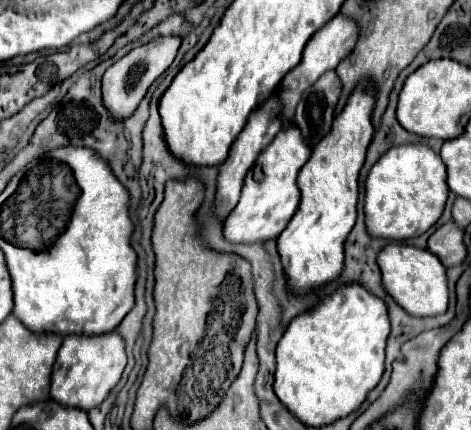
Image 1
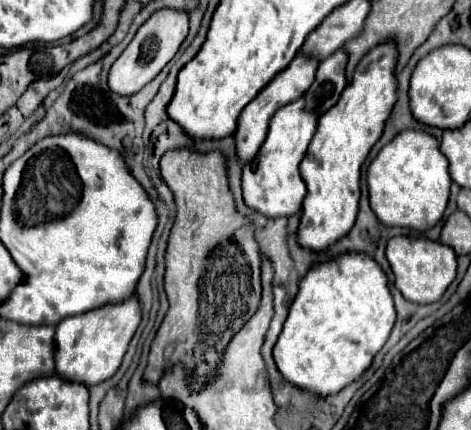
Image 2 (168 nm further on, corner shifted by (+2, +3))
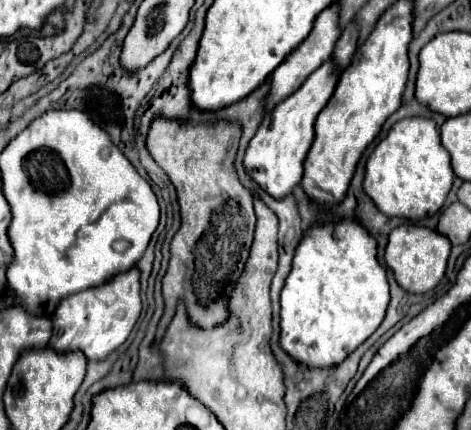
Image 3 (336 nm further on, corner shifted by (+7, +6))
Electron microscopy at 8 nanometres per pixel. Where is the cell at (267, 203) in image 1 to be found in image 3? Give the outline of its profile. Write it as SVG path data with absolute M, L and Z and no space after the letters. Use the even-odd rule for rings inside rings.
M332 58L326 60L314 74L306 78L306 82L294 94L284 98L264 116L256 136L250 140L244 166L248 174L256 180L256 184L264 188L270 196L282 198L284 194L290 194L296 184L300 184L304 176L304 158L314 142L316 116L332 96L338 78L340 76L332 74Z

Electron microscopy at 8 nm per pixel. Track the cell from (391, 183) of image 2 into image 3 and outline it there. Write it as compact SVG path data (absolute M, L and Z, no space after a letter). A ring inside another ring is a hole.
M406 118L396 122L388 136L374 148L366 162L364 190L388 216L420 220L436 214L454 182L450 154L440 142L436 122L430 118Z

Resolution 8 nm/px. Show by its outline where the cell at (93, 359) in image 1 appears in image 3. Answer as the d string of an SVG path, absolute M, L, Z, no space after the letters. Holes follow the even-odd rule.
M134 266L132 270L116 274L116 278L110 278L104 286L82 290L80 294L64 298L64 302L56 306L56 314L52 316L54 330L48 346L58 352L82 350L86 358L102 360L128 338L140 312L140 270Z

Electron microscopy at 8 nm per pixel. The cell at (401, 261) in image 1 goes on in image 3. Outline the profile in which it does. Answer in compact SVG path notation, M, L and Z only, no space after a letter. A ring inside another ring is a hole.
M402 224L390 232L388 246L386 246L386 264L392 268L396 282L412 294L424 294L432 290L444 276L448 256L450 256L450 242L444 238L444 234L424 228L424 226L414 226L414 224Z

